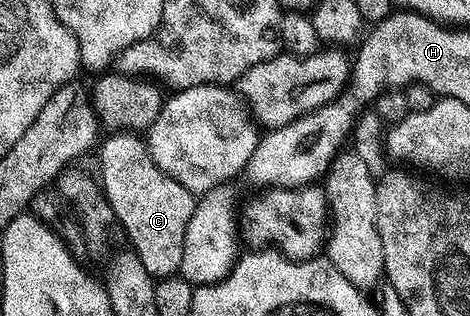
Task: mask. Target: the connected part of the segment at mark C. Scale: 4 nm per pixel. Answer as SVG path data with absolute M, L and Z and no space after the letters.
M115 131L106 141L101 141L97 149L98 160L102 163L102 178L100 176L100 187L106 196L107 202L111 204L114 211L114 220L122 223L126 236L130 239L129 247L138 255L144 270L155 278L173 276L181 269L184 258L184 234L188 230L188 222L194 213L196 203L195 193L184 190L176 178L164 174L156 162L152 162L149 150L146 149L146 141L141 135L133 132Z

